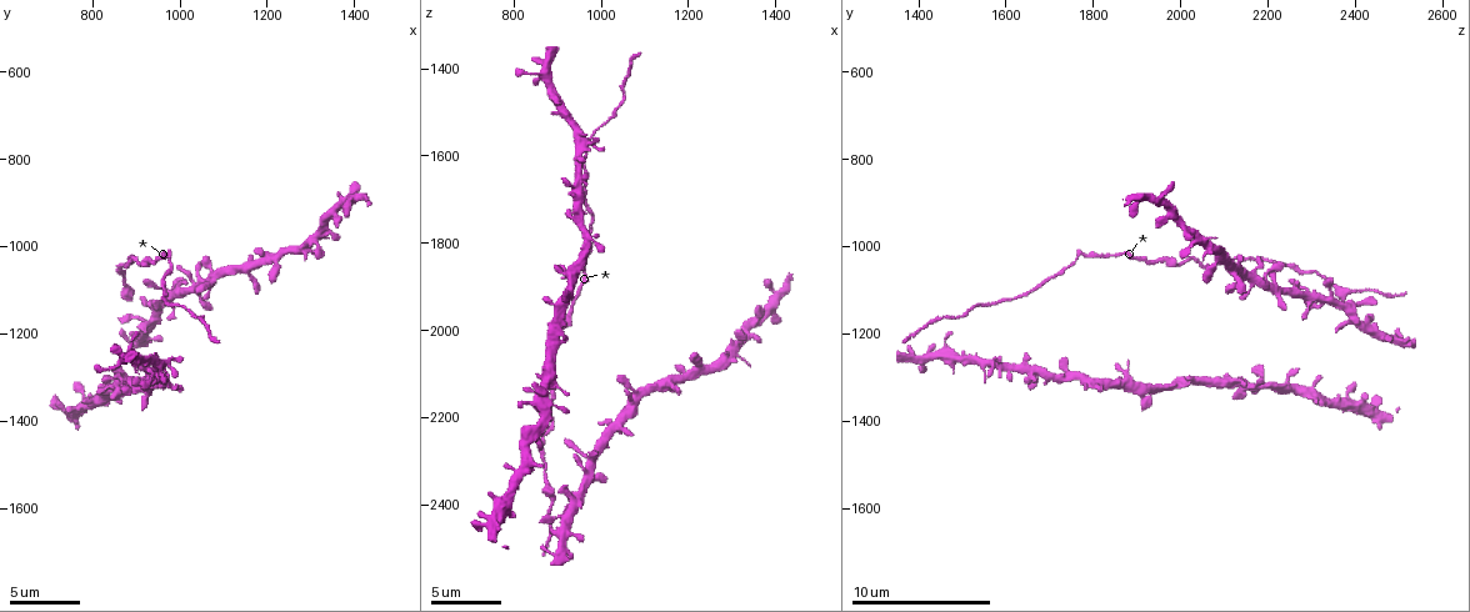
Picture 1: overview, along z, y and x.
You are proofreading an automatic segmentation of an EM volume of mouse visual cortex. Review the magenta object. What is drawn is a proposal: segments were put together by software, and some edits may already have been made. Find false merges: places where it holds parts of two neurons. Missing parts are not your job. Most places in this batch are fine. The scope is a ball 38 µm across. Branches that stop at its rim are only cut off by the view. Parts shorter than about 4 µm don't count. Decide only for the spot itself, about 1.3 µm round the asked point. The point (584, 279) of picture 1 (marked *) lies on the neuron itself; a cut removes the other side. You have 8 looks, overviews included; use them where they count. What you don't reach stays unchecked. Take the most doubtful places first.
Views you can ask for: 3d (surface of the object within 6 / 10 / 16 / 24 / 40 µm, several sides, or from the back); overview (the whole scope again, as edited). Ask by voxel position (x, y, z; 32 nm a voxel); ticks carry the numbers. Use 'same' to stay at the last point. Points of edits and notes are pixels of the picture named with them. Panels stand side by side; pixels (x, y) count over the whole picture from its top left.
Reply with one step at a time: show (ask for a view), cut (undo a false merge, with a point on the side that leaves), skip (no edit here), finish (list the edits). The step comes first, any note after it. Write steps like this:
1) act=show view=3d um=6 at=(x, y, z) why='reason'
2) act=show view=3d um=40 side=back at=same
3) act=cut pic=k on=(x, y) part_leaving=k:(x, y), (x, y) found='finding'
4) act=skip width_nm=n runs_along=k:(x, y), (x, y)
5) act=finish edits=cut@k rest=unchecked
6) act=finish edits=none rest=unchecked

act=show view=3d um=10 at=(935, 1255, 1525)

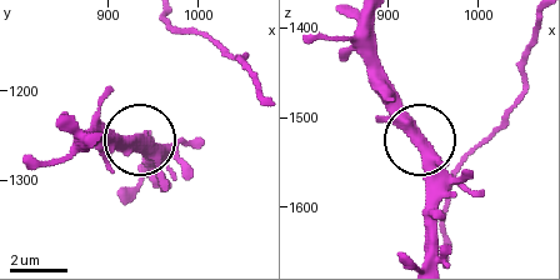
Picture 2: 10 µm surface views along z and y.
act=show view=3d um=10 side=back at=(930, 1265, 1530)

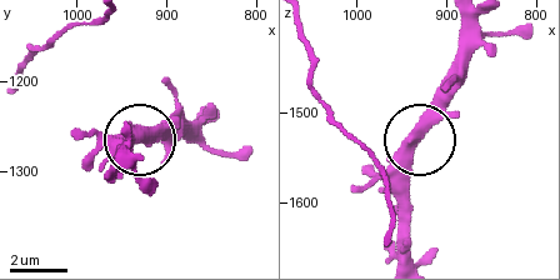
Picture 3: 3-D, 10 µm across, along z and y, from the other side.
act=skip width_nm=460 found='one neuron here'

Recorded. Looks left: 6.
act=show view=3d um=10 at=(945, 1155, 2385) why='four arms meet'

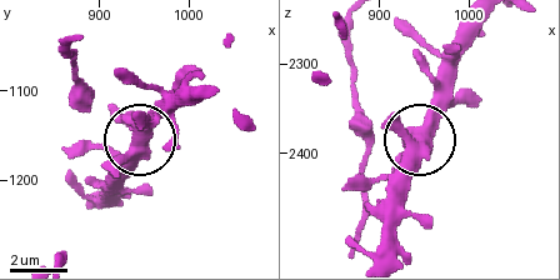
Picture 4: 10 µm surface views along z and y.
act=show view=3d um=10 side=back at=(945, 1160, 2390) why='from behind'

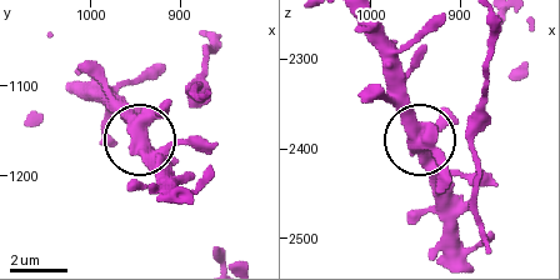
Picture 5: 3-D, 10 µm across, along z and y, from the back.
act=skip arms=4 found='all the same neuron'

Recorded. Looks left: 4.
act=show view=3d um=6 at=(890, 1315, 2110) why='three arms meet'

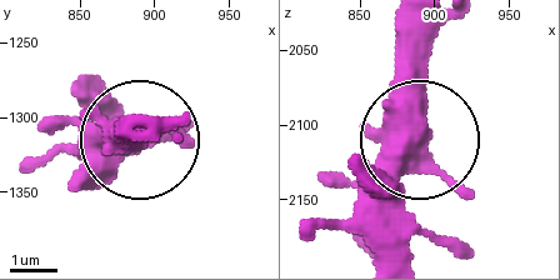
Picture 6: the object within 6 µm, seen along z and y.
act=skip runs_along=6:(436, 26), (424, 134), (336, 225) found='all the same neuron'

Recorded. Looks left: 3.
act=show view=3d um=6 at=(835, 1325, 2260) why='two arms in line, one across'

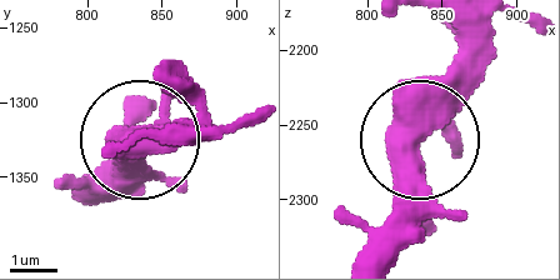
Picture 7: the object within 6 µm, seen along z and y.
act=skip runs_along=7:(475, 29), (470, 76), (415, 149), (415, 240) found='continuous, no second neuron'

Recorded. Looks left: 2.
act=finish edits=none rest=unchecked

